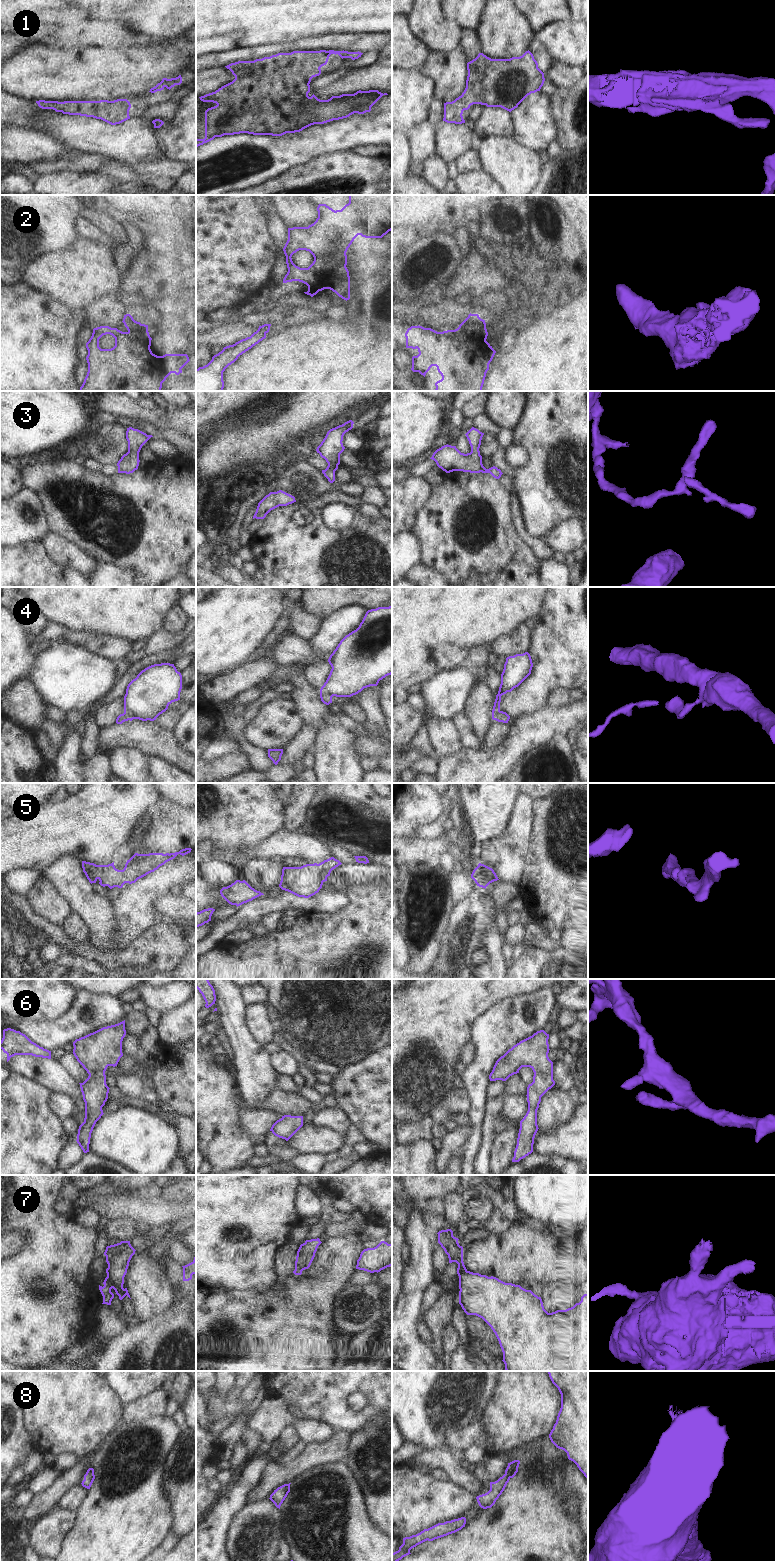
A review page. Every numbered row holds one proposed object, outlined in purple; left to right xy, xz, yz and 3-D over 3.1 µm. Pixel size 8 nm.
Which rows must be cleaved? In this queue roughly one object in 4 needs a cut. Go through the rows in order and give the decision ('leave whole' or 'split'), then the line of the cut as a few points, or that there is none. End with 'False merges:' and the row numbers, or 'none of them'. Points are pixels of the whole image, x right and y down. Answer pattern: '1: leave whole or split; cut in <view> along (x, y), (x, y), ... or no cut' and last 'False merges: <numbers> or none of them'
1: leave whole; no cut
2: leave whole; no cut
3: leave whole; no cut
4: split; cut in xz along (320, 691), (331, 697)
5: leave whole; no cut
6: leave whole; no cut
7: leave whole; no cut
8: leave whole; no cut
False merges: 4

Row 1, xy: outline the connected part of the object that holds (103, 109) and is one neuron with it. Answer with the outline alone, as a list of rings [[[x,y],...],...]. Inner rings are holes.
[[[127,99],[114,101],[36,101],[42,109],[53,109],[69,115],[80,115],[101,119],[111,125],[120,124],[128,119],[131,104]]]

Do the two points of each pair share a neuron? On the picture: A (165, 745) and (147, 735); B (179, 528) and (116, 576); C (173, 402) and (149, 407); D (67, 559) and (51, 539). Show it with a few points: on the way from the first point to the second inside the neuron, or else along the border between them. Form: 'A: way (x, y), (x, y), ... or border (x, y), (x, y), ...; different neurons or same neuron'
A: way (161, 743), (151, 739); same neuron
B: border (102, 562), (108, 562), (128, 570), (133, 576); different neurons
C: border (169, 408), (174, 409); different neurons
D: way (64, 554), (54, 544); same neuron

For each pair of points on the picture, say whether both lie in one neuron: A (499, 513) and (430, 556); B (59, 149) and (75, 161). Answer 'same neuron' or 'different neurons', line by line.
A: same neuron
B: different neurons

